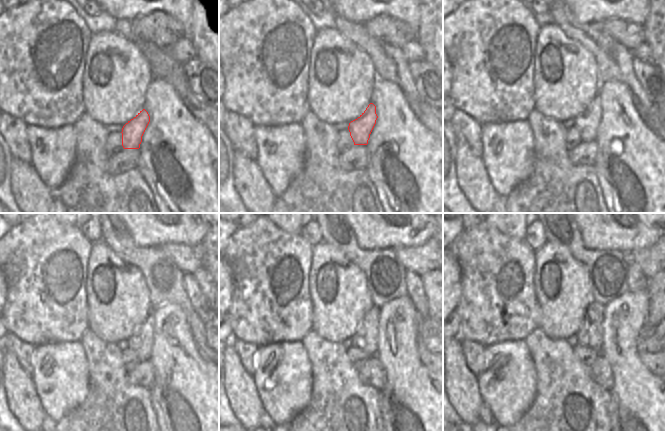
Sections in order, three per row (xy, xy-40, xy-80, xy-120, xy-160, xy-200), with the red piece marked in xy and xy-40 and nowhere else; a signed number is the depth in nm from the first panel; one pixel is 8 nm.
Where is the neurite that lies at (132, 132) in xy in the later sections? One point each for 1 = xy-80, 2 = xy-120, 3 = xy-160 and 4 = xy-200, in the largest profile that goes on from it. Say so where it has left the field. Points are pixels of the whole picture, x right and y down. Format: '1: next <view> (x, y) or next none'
1: next xy-80 (588, 122)
2: next xy-120 (141, 342)
3: next xy-160 (366, 337)
4: next xy-200 (590, 335)

